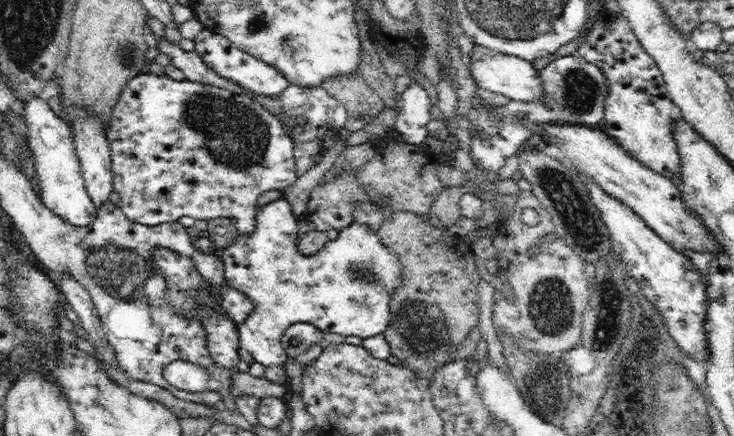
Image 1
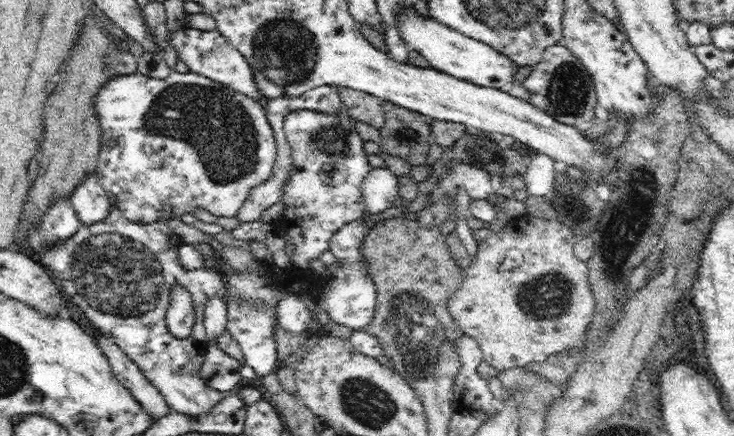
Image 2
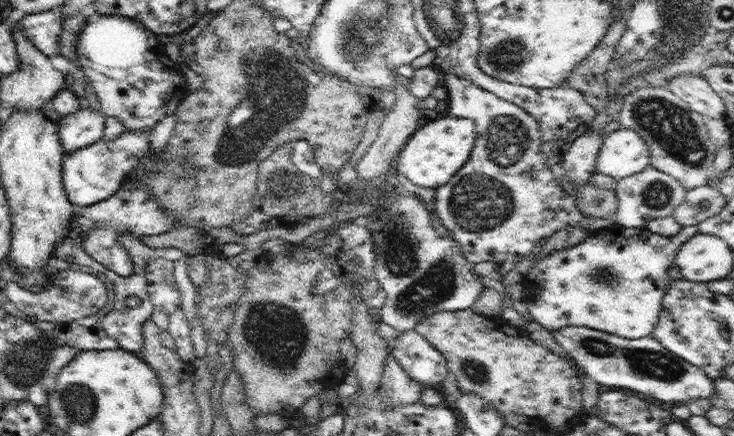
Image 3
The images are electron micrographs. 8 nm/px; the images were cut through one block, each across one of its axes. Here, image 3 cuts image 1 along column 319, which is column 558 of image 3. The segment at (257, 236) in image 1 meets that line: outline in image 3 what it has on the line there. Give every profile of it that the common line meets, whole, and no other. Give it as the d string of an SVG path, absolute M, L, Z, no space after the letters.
M618 222L590 230L587 238L577 246L558 250L528 270L525 276L528 312L534 321L550 332L566 326L577 326L629 339L652 335L659 320L664 295L672 281L668 275L668 267L675 264L680 246L698 232L698 226L684 226L670 236L660 236L650 232L647 226L622 228Z

